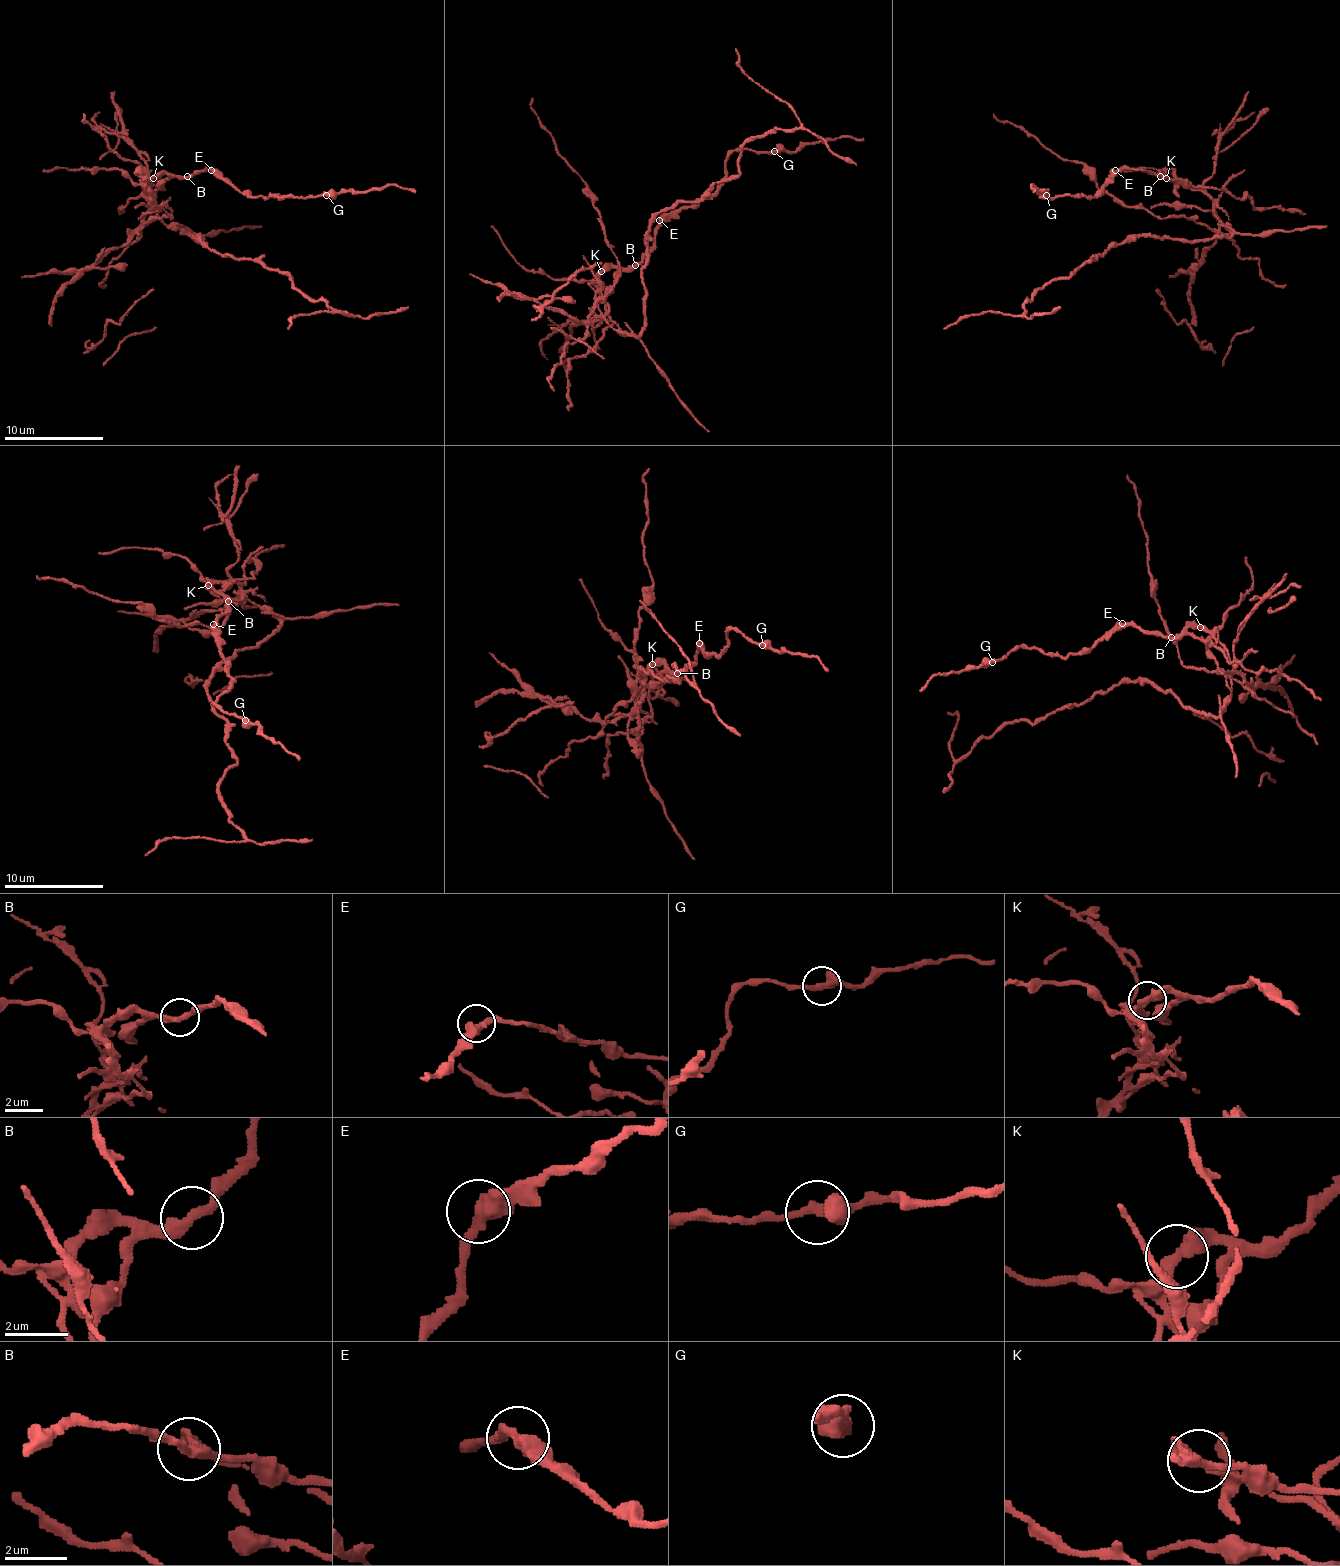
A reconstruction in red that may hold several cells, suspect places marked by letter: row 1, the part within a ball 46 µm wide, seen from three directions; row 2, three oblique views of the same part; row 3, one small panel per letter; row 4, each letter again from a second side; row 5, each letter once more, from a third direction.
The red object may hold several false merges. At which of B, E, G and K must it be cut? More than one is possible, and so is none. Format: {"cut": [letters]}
{"cut": ["K"]}

